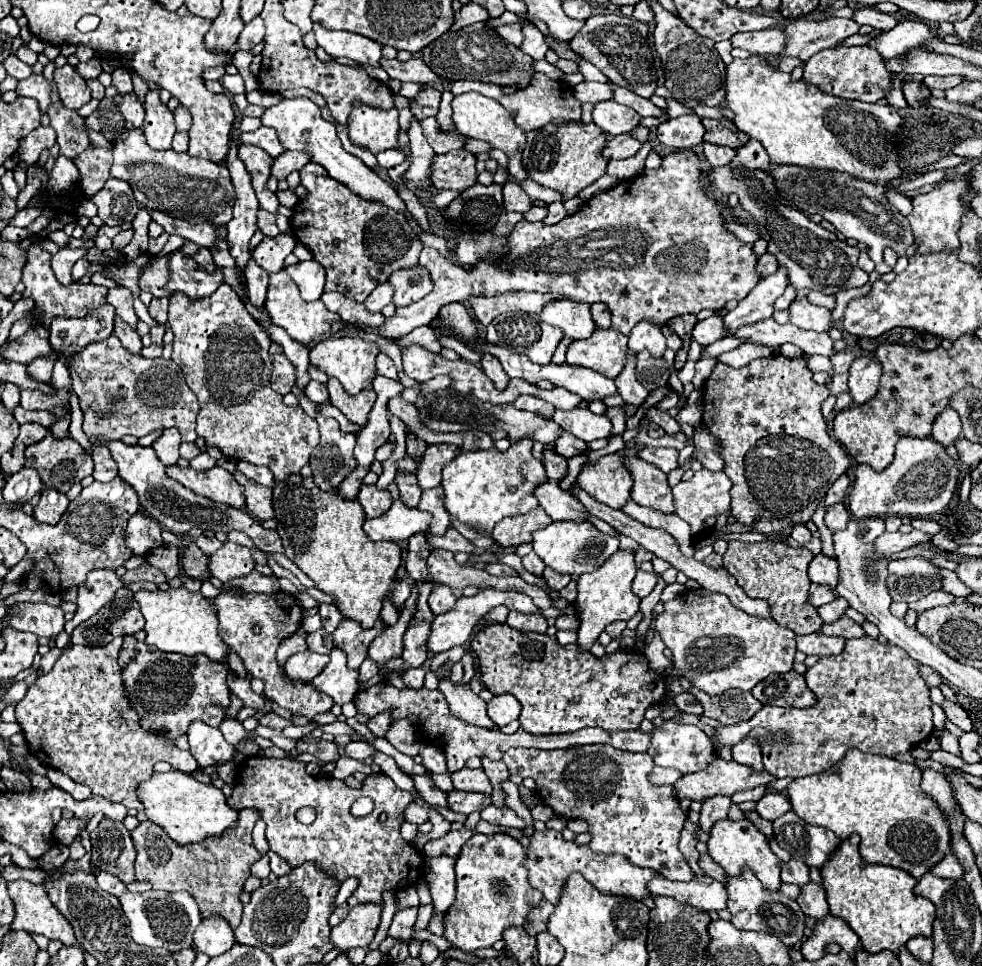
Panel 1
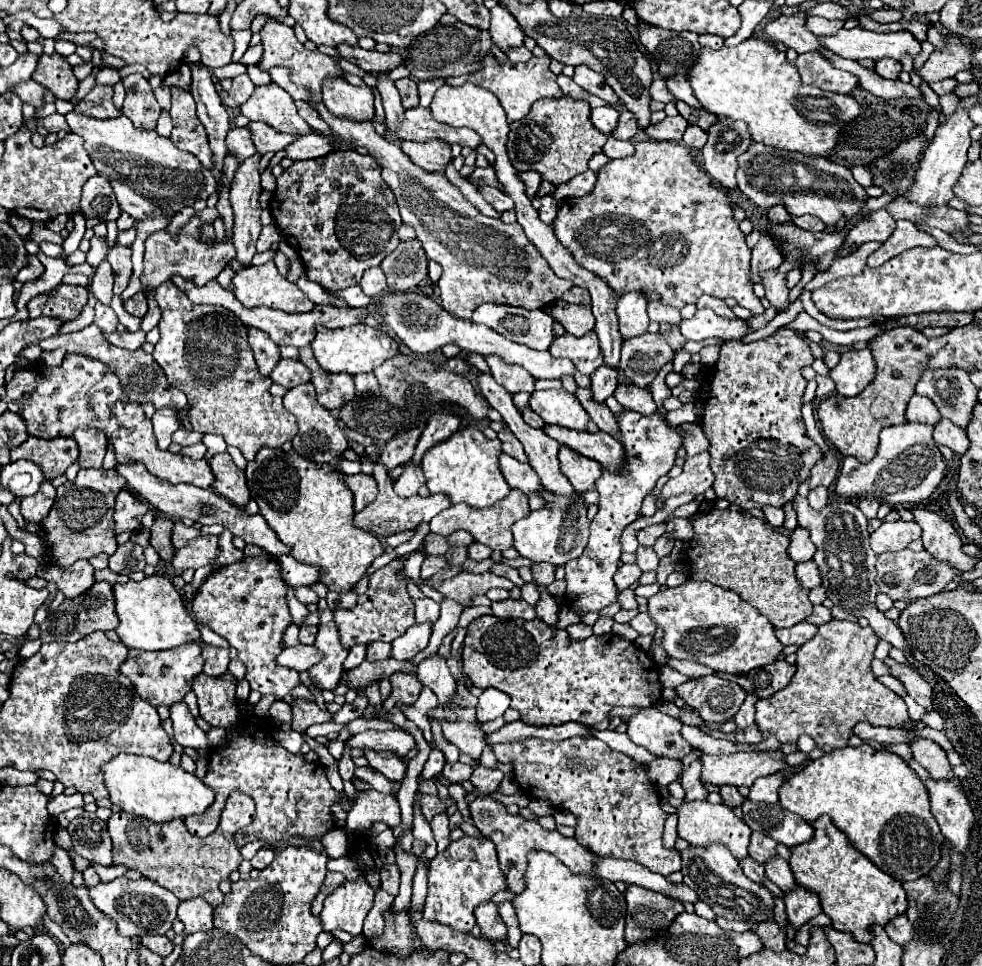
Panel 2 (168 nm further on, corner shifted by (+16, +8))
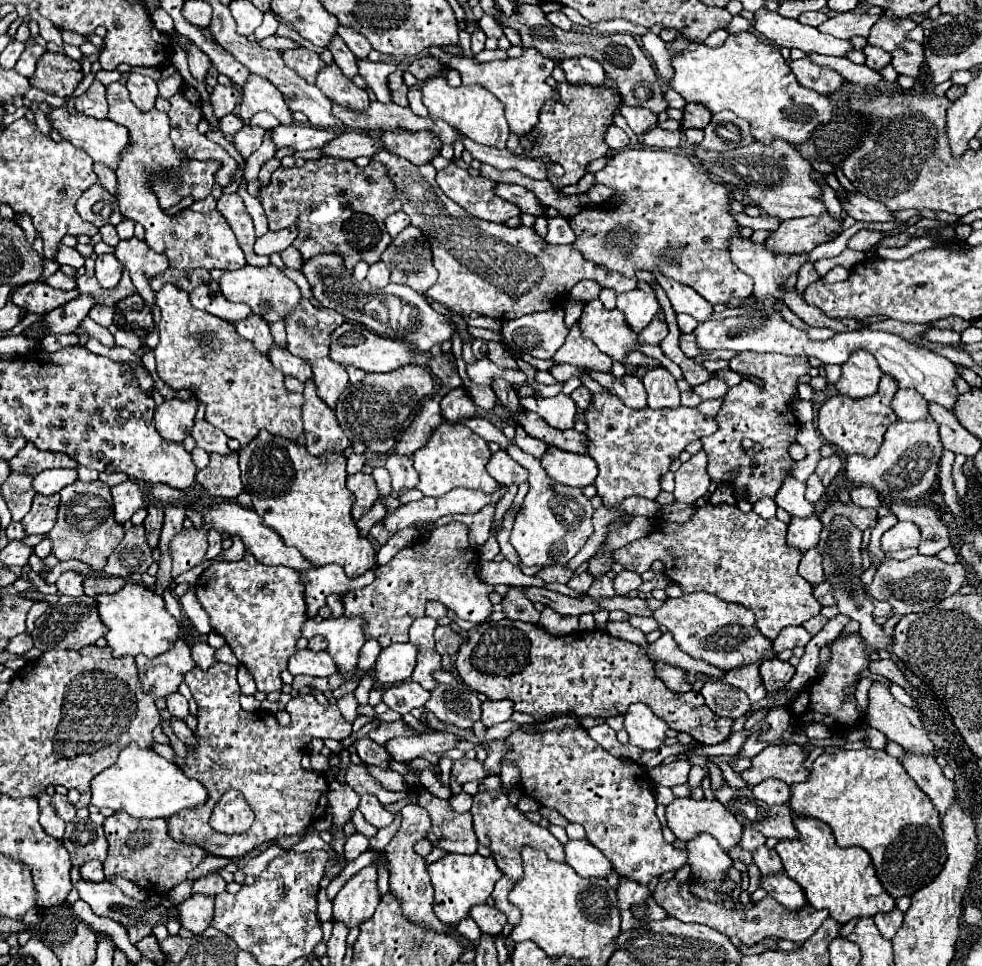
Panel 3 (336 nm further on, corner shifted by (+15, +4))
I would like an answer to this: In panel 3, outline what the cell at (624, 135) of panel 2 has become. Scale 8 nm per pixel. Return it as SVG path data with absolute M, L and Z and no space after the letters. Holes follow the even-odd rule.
M623 104L623 106L619 108L619 112L621 112L621 116L627 120L629 128L631 128L637 136L657 124L657 114L653 114L653 112L647 110L647 108L631 108L631 106L625 106L625 104Z

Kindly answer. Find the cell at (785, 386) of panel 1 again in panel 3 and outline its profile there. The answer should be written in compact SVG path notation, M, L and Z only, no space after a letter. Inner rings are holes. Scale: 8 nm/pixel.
M741 352L729 362L729 368L743 376L743 382L735 388L729 388L721 410L717 412L719 430L711 436L705 436L703 450L709 456L709 476L717 482L729 482L735 490L735 496L747 494L749 502L757 502L763 496L775 498L781 482L791 474L789 466L793 464L789 456L789 446L795 444L795 434L799 424L791 414L793 394L797 392L797 380L809 372L809 360L801 356L785 354L757 354ZM753 374L765 380L765 386L755 386L745 376Z

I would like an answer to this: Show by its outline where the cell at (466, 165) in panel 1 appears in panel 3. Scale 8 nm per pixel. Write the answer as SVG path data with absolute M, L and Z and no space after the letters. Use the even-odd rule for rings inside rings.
M395 130L381 134L381 142L385 142L387 150L407 158L413 164L427 164L441 150L441 140L437 138L437 134L429 134L429 130Z

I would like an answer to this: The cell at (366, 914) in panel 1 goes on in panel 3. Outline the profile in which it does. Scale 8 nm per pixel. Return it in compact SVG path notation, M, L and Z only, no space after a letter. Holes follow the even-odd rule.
M371 864L349 878L339 890L333 900L333 920L347 924L347 928L359 926L373 916L379 902L381 894L377 890L377 868Z

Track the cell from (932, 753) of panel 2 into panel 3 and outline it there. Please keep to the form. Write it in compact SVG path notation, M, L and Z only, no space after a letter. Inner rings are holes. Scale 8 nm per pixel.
M873 682L869 688L869 710L865 718L871 728L881 730L889 740L897 742L905 750L915 754L935 754L919 714L897 702L891 696L889 686Z

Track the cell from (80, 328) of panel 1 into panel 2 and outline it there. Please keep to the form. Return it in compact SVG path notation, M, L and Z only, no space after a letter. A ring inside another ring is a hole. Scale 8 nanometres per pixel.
M60 284L56 288L54 298L48 298L44 294L32 298L28 302L28 312L30 312L30 318L38 318L42 314L42 316L60 318L62 322L70 322L80 316L86 302L88 302L88 288Z

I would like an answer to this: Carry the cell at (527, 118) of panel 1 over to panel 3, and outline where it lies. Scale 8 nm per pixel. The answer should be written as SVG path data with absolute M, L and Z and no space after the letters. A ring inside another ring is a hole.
M437 46L429 47L428 53L441 62L445 62L445 66L457 70L461 74L463 84L479 84L479 86L487 88L491 94L495 94L505 106L505 116L507 116L511 132L515 132L519 136L525 136L537 124L539 110L545 104L545 100L557 98L555 90L545 82L549 78L549 74L553 72L555 62L545 58L539 50L523 48L523 54L519 58L493 60L493 62L487 62L487 64L477 64L473 58L465 58L465 56L445 54Z

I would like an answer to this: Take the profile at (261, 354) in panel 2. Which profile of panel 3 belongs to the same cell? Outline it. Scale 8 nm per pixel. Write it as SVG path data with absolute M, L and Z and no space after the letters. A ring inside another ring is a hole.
M249 314L249 318L245 318L245 322L233 322L233 326L243 338L251 340L259 352L263 352L263 354L269 352L269 348L273 344L273 336L269 332L269 324L263 318Z

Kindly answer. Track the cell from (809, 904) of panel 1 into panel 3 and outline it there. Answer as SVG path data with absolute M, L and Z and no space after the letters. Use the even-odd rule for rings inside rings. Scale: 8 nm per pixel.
M759 846L753 852L753 862L759 866L761 874L777 874L777 872L783 870L781 858L777 856L777 852L771 850L771 848L767 848L767 846Z

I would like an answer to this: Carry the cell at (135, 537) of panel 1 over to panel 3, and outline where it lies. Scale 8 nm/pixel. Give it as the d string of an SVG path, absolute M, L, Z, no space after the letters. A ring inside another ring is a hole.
M125 480L123 484L117 484L111 488L111 496L113 496L113 510L115 510L115 518L119 524L125 524L139 508L145 506L143 502L143 494L137 486L135 480Z

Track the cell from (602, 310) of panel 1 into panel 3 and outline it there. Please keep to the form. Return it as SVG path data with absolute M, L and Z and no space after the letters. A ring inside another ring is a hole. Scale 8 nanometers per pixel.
M581 280L571 292L569 296L575 298L575 300L583 300L583 302L589 302L591 298L597 298L601 292L601 286L593 280Z

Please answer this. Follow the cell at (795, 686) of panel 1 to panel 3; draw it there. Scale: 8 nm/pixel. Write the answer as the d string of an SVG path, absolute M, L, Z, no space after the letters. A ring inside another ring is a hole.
M771 658L761 664L761 676L767 692L783 690L793 678L793 674L795 674L795 668L789 662L783 662L779 658Z

